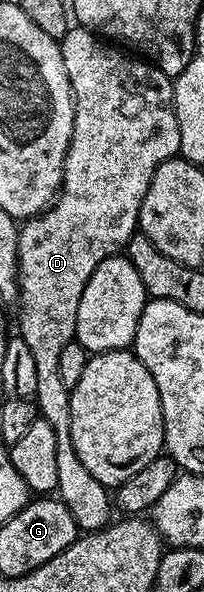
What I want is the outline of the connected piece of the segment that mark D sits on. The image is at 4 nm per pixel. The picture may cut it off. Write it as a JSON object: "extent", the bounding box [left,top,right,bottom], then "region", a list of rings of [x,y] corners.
{"extent":[17,26,181,533],"region":[[[78,26],[68,27],[63,39],[59,41],[59,49],[61,50],[61,58],[65,58],[65,74],[69,74],[71,97],[75,99],[73,134],[69,142],[69,150],[65,154],[63,187],[55,203],[52,204],[46,212],[33,216],[30,220],[22,221],[21,227],[19,228],[19,241],[17,242],[17,258],[19,259],[19,295],[17,297],[17,305],[19,304],[19,328],[17,328],[17,332],[18,335],[22,336],[25,346],[29,346],[29,351],[33,354],[37,365],[37,390],[33,397],[33,403],[41,419],[45,422],[49,422],[49,426],[53,426],[53,435],[57,438],[57,486],[55,487],[57,499],[67,507],[69,514],[73,514],[73,522],[76,526],[84,533],[89,533],[100,532],[101,529],[106,528],[108,524],[112,523],[113,515],[111,516],[111,512],[113,513],[113,500],[109,495],[108,485],[97,482],[97,478],[93,478],[93,474],[89,474],[89,470],[85,470],[81,458],[77,458],[77,450],[73,450],[71,393],[69,389],[62,384],[61,374],[57,366],[61,359],[61,350],[65,350],[65,346],[69,346],[75,340],[77,306],[81,302],[81,294],[85,294],[85,282],[89,282],[89,278],[93,278],[93,270],[97,270],[97,266],[101,266],[101,262],[105,262],[105,258],[120,255],[120,253],[126,249],[128,240],[136,235],[139,226],[139,211],[141,210],[141,202],[145,198],[145,190],[149,190],[149,182],[153,182],[153,174],[157,174],[157,166],[161,166],[161,162],[165,162],[166,160],[174,160],[180,155],[179,143],[181,142],[181,130],[177,126],[175,85],[172,77],[165,75],[162,70],[155,67],[154,64],[142,58],[136,58],[134,55],[112,46],[106,39],[96,36],[95,33],[90,32],[87,28],[80,28]]]}

